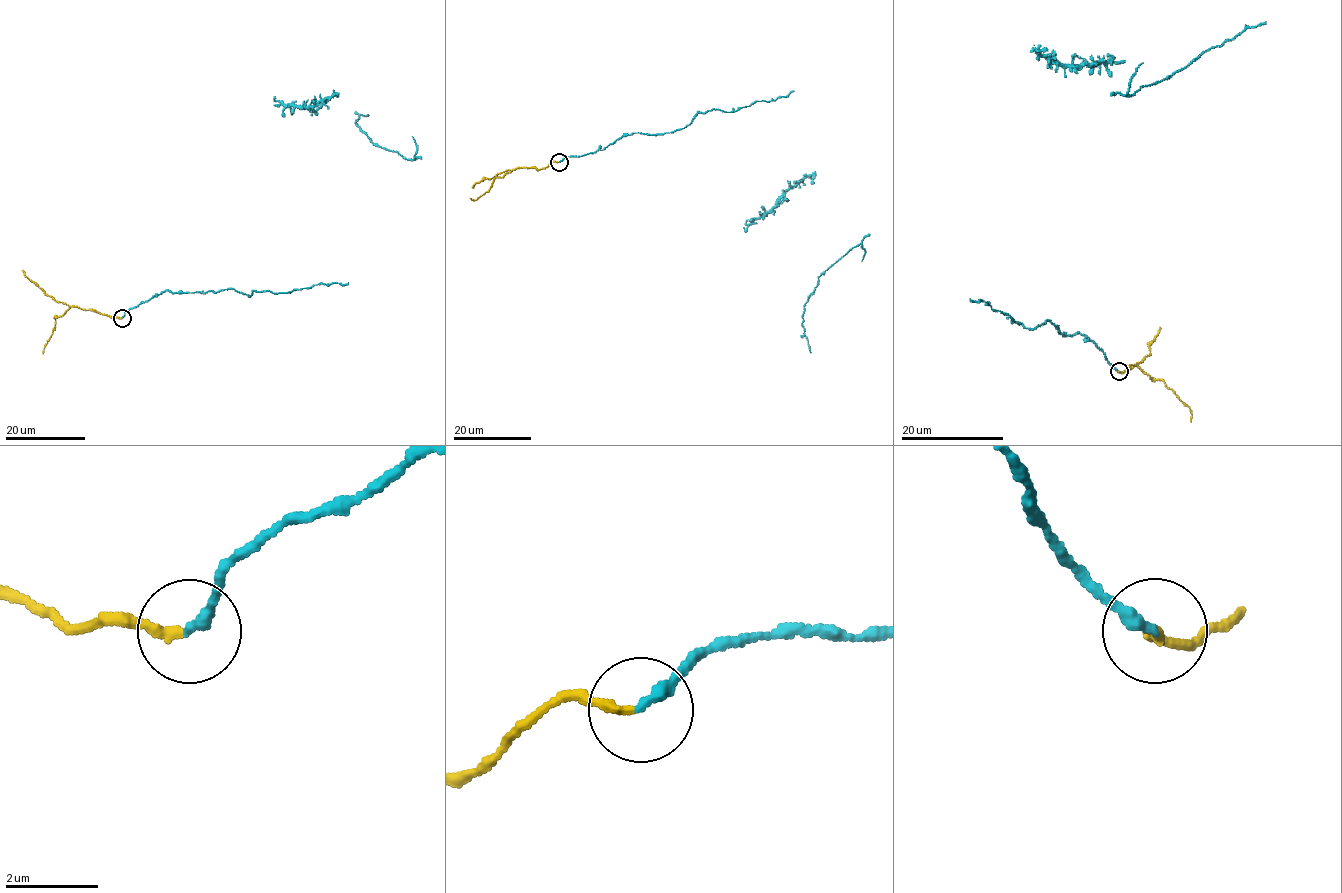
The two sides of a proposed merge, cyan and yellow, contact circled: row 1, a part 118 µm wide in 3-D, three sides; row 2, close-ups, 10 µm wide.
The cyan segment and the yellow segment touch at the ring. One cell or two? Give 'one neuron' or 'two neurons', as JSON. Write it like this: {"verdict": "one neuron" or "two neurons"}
{"verdict": "two neurons"}

